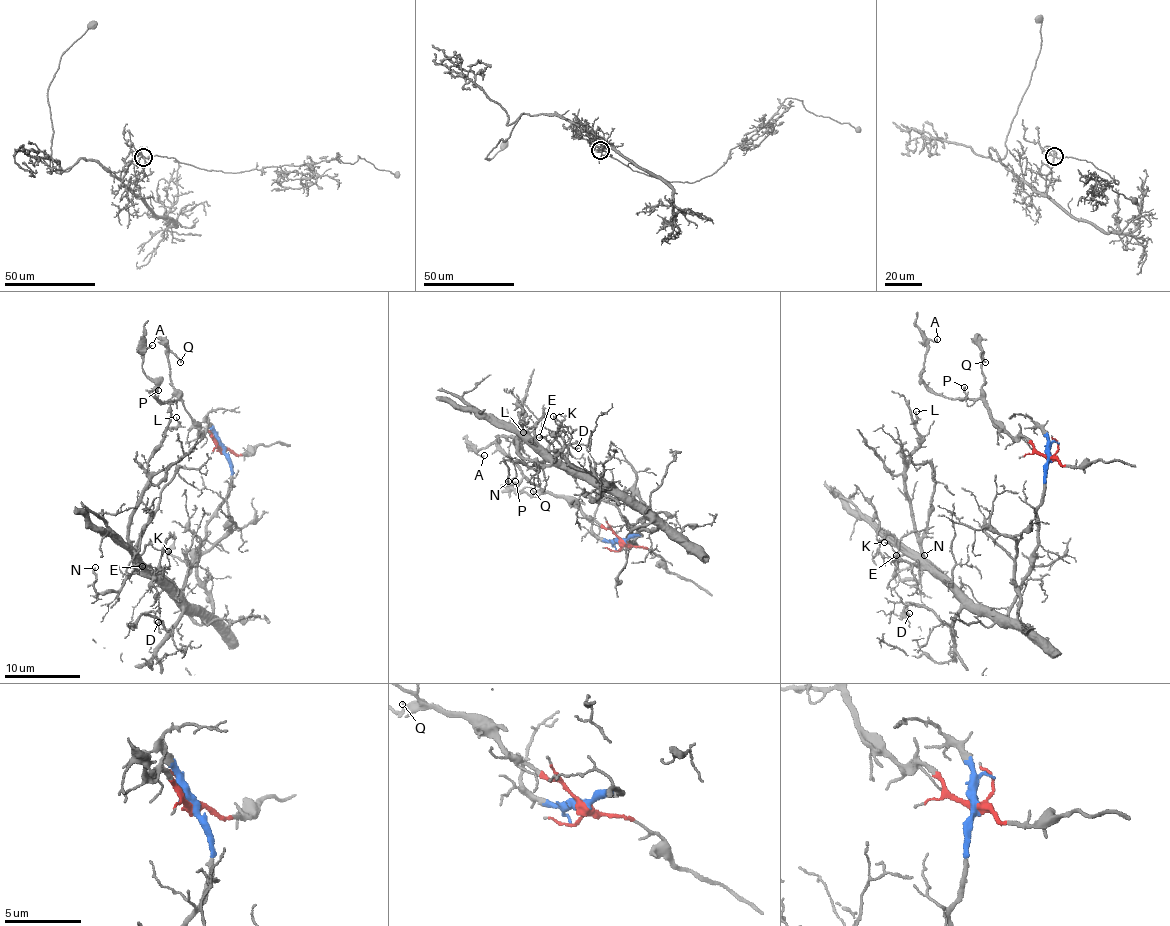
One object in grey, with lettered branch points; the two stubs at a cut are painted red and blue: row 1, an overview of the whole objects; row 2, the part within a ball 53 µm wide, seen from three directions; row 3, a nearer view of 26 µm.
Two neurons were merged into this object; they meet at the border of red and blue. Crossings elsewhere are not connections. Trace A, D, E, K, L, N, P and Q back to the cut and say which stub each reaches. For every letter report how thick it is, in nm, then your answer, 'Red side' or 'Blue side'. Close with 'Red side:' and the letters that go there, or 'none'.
A: Thickness 120 nm. Red side
D: Thickness 120 nm. Blue side
E: Thickness 100 nm. Blue side
K: Thickness 80 nm. Blue side
L: Thickness 150 nm. Blue side
N: Thickness 170 nm. Blue side
P: Thickness 160 nm. Red side
Q: Thickness 120 nm. Red side
Red side: A, P, Q

